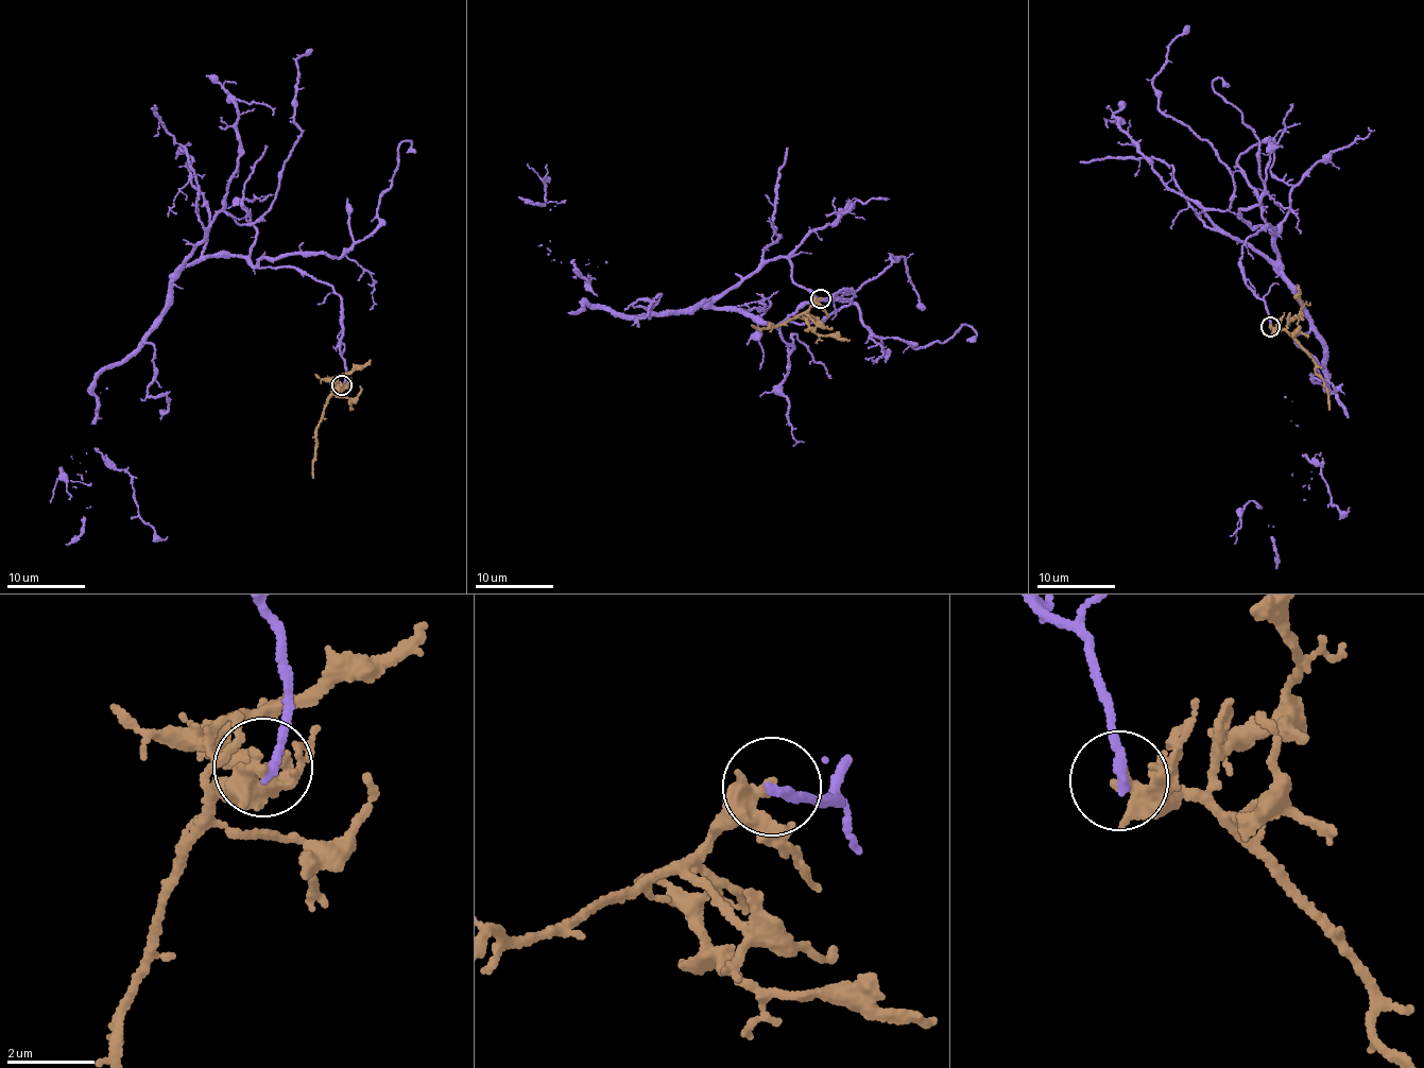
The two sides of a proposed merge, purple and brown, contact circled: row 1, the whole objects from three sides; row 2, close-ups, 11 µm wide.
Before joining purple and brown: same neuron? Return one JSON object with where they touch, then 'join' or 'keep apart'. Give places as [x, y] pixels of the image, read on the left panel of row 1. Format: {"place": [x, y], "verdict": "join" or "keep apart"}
{"place": [342, 384], "verdict": "keep apart"}

